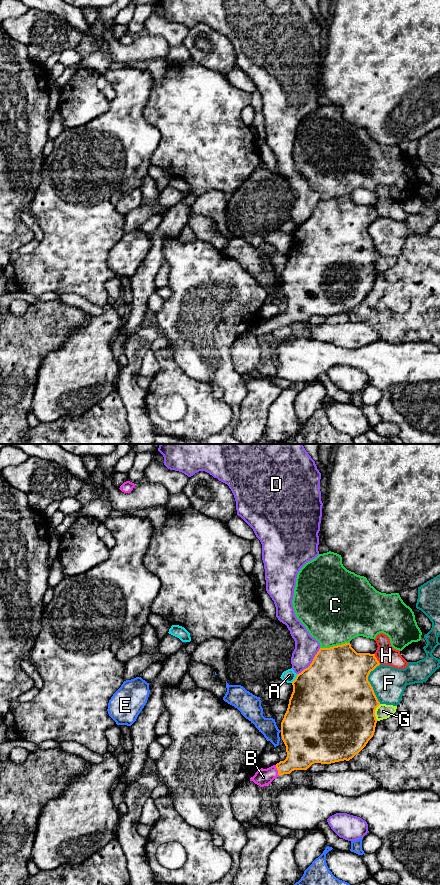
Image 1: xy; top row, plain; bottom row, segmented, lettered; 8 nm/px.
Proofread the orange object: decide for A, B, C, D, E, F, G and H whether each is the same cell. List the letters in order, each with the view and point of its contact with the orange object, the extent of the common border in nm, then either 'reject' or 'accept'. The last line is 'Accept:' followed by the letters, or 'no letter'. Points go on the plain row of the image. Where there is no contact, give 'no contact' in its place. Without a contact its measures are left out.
A: meets orange in xy at (295, 230); contact 90 nm long; reject
B: meets orange in xy at (277, 321); contact 90 nm long; accept
C: meets orange in xy at (334, 198); contact 240 nm long; reject
D: meets orange in xy at (311, 215); contact 280 nm long; reject
E: meets orange in xy at (282, 289); contact 30 nm long; reject
F: meets orange in xy at (369, 235); contact 320 nm long; reject
G: meets orange in xy at (374, 264); contact 140 nm long; reject
H: meets orange in xy at (376, 210); contact 100 nm long; reject
Accept: B

